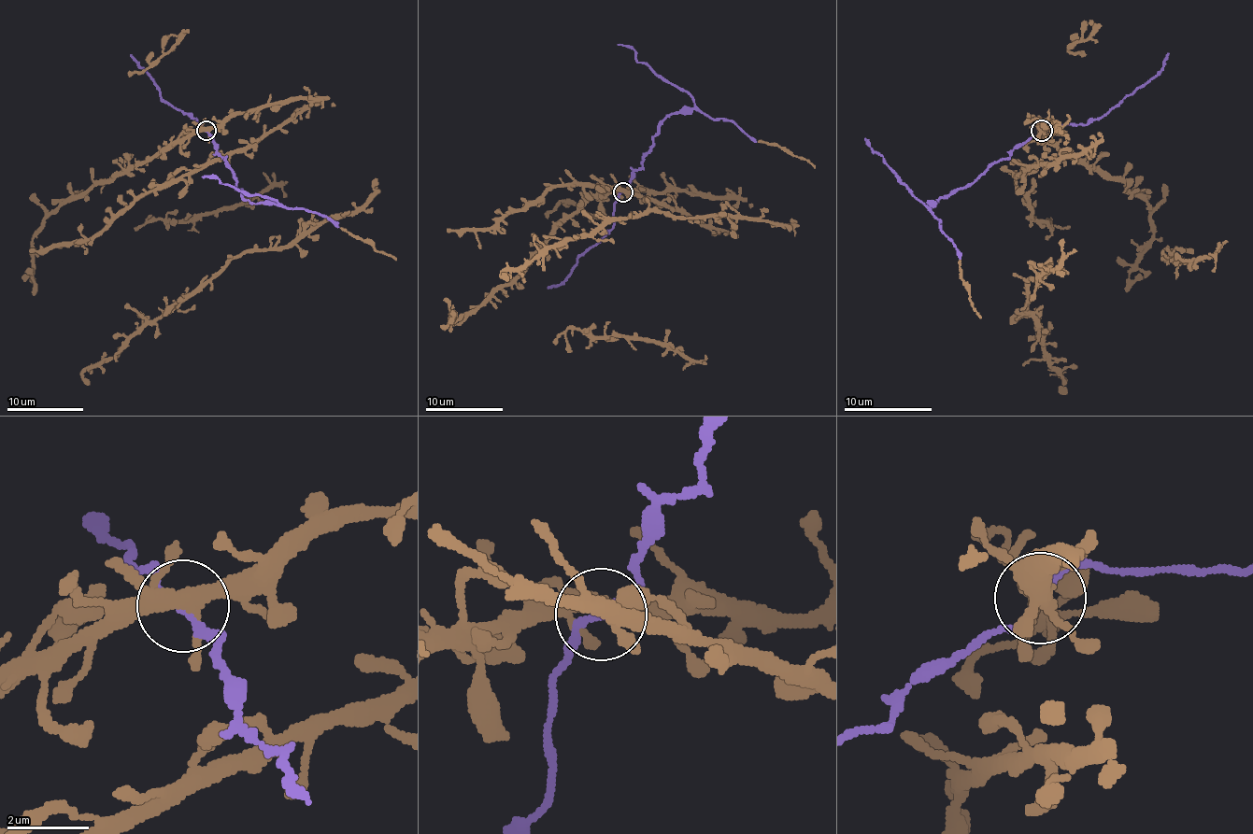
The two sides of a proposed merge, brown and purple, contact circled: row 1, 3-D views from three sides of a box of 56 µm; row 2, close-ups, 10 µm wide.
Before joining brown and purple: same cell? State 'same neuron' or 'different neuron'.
same neuron

